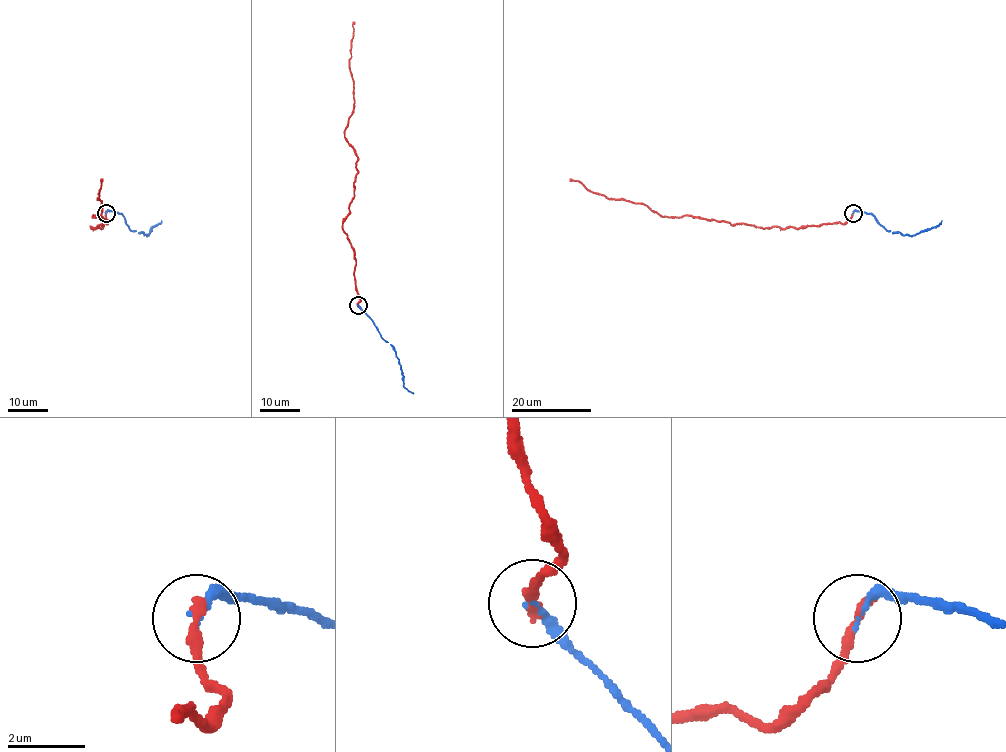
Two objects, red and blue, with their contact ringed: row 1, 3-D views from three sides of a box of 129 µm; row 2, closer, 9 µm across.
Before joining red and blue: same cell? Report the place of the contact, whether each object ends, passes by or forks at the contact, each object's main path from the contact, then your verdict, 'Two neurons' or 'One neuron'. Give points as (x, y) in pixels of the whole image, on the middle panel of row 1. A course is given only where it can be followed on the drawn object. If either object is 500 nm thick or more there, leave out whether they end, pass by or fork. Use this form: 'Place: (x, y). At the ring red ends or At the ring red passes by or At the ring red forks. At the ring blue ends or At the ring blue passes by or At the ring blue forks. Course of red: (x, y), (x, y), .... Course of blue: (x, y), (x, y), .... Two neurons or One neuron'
Place: (358, 305). At the ring red ends. At the ring blue ends. Course of red: (357, 305), (354, 250), (342, 228), (357, 172), (355, 150), (344, 136), (353, 109), (349, 59), (354, 21). Course of blue: (357, 305), (390, 344), (399, 362), (403, 386), (413, 394). One neuron

